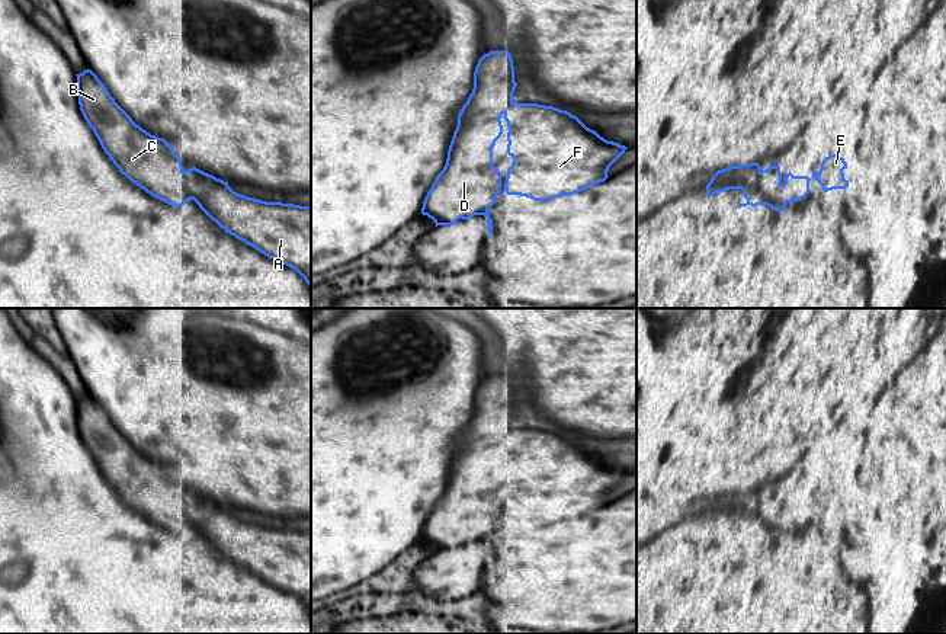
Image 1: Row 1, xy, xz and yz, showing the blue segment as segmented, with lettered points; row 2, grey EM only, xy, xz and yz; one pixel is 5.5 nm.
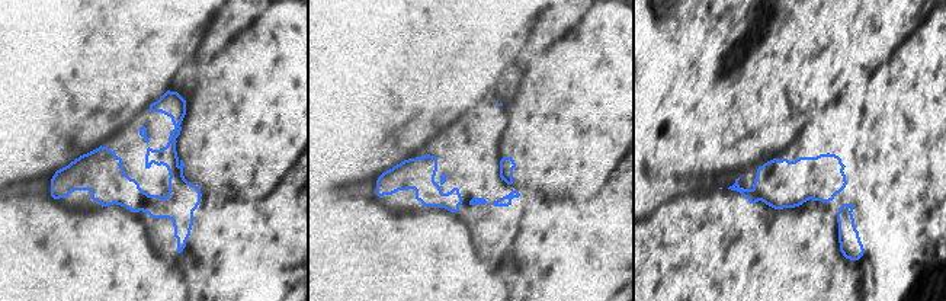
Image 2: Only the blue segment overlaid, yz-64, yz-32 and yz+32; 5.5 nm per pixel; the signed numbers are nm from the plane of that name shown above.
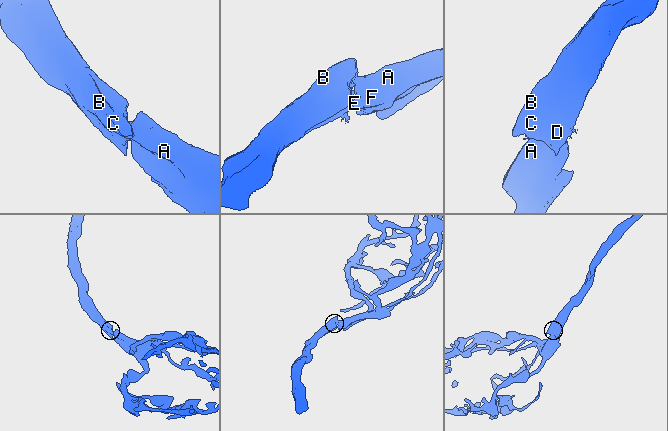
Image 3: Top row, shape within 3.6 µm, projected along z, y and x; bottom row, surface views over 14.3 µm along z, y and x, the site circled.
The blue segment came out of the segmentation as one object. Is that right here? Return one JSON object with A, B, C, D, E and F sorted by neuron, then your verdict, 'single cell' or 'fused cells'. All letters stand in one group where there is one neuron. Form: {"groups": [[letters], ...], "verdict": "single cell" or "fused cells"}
{"groups": [["A", "B", "C", "D", "E", "F"]], "verdict": "single cell"}

